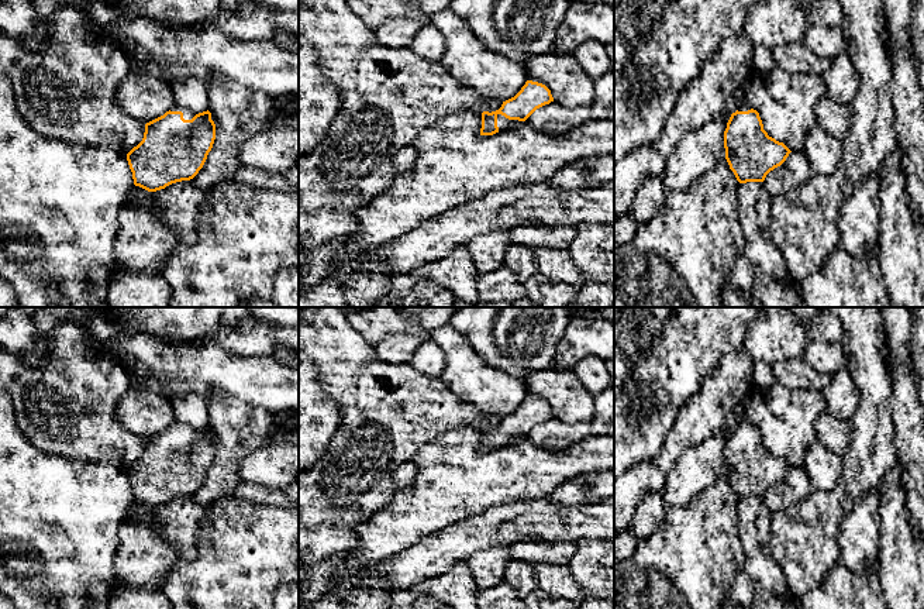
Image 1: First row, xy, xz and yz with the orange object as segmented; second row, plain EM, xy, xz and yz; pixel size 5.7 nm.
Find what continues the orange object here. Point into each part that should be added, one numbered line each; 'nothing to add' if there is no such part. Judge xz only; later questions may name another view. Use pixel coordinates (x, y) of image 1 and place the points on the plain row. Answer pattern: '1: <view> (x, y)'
1: xz (503, 439)

